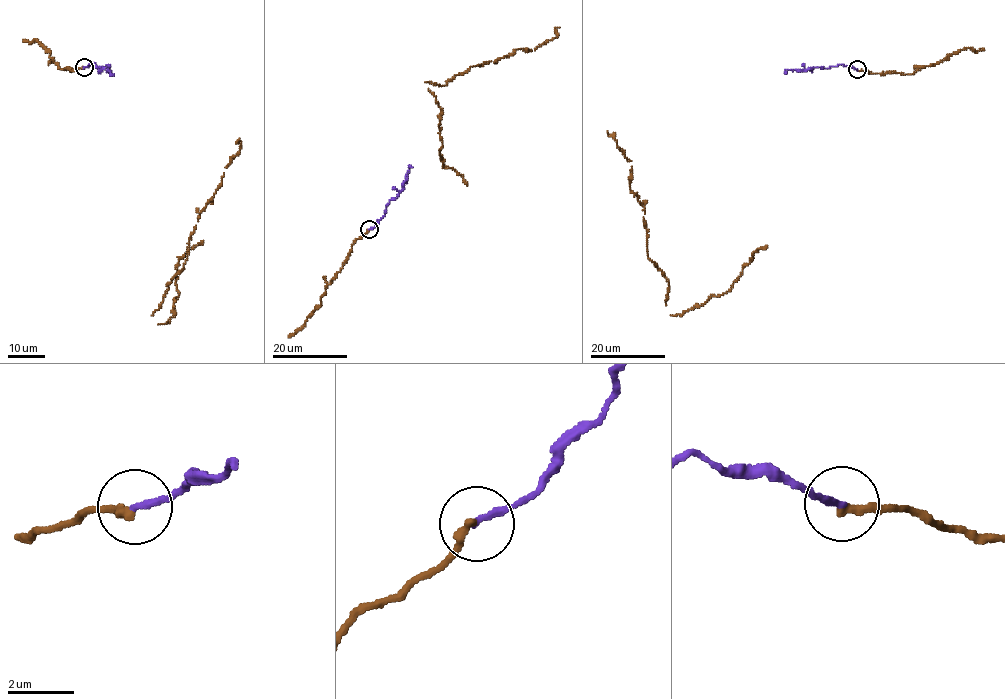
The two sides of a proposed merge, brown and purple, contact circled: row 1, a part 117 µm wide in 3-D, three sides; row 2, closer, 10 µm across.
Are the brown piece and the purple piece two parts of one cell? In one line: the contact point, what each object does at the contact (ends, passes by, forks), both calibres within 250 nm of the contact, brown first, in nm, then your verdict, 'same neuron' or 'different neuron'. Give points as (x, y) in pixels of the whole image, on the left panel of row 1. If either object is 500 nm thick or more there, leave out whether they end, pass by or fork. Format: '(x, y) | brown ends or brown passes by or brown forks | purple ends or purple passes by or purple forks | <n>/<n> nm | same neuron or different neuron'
(84, 67) | brown ends | purple ends | 260/190 nm | same neuron

